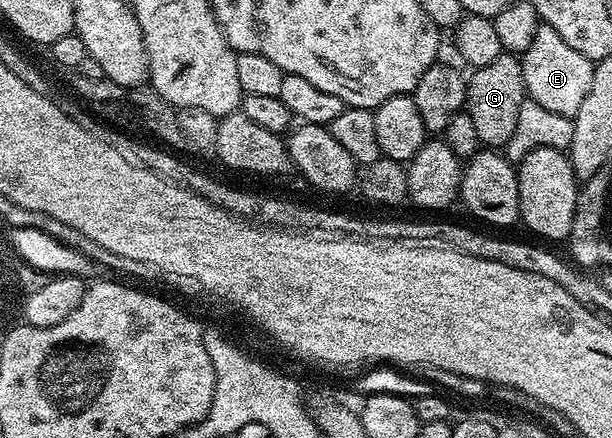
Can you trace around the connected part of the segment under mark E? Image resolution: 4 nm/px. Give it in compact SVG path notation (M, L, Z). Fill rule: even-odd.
M542 24L537 28L537 36L533 36L533 44L529 44L529 48L521 56L521 61L526 97L541 104L541 108L546 108L549 112L557 112L557 116L574 119L585 96L589 96L589 88L593 88L595 62L581 56L577 48L569 48L569 44L561 40L560 34Z

